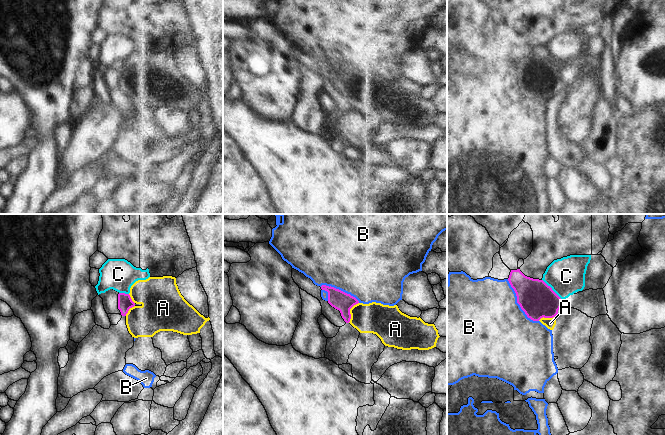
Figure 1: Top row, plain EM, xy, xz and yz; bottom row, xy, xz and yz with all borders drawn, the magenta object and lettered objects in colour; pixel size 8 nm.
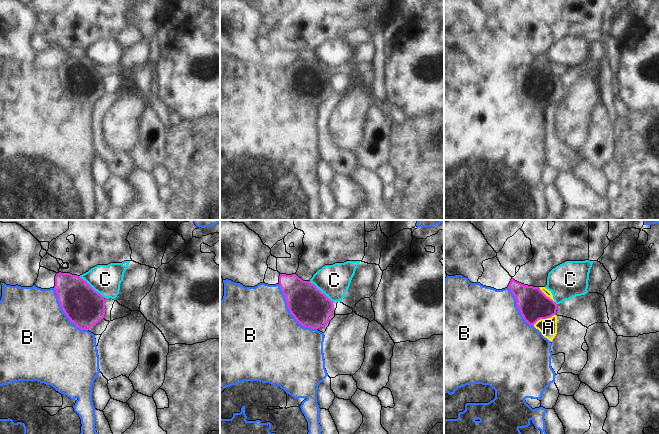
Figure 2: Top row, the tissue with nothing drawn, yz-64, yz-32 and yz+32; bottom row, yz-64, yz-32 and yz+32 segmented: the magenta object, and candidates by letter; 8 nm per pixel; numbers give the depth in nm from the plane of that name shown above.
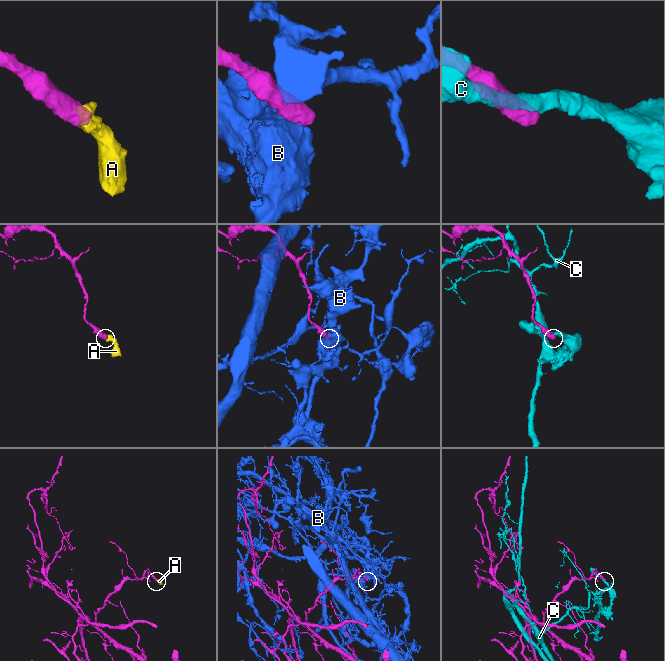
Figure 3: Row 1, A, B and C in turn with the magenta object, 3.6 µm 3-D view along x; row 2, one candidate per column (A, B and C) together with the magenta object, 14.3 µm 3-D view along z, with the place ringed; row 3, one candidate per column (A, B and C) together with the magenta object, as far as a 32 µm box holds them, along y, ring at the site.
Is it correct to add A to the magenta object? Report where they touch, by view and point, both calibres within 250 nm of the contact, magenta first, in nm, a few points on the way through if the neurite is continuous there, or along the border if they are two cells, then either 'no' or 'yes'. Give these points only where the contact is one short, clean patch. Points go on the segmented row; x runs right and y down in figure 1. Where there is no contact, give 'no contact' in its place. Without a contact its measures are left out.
contact xz (349, 312); calibres 150 and 240 nm; way xz (338, 299), (349, 312), (366, 318), (376, 318); yes

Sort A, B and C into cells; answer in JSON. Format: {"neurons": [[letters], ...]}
{"neurons": [["A"], ["B"], ["C"]]}

